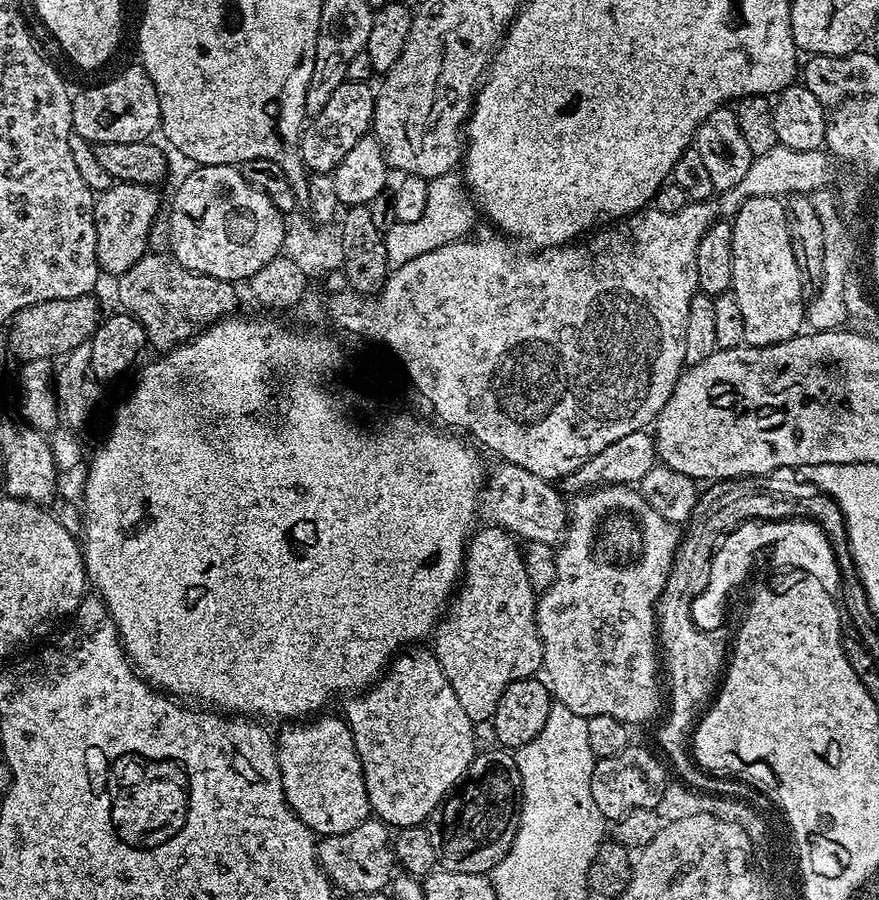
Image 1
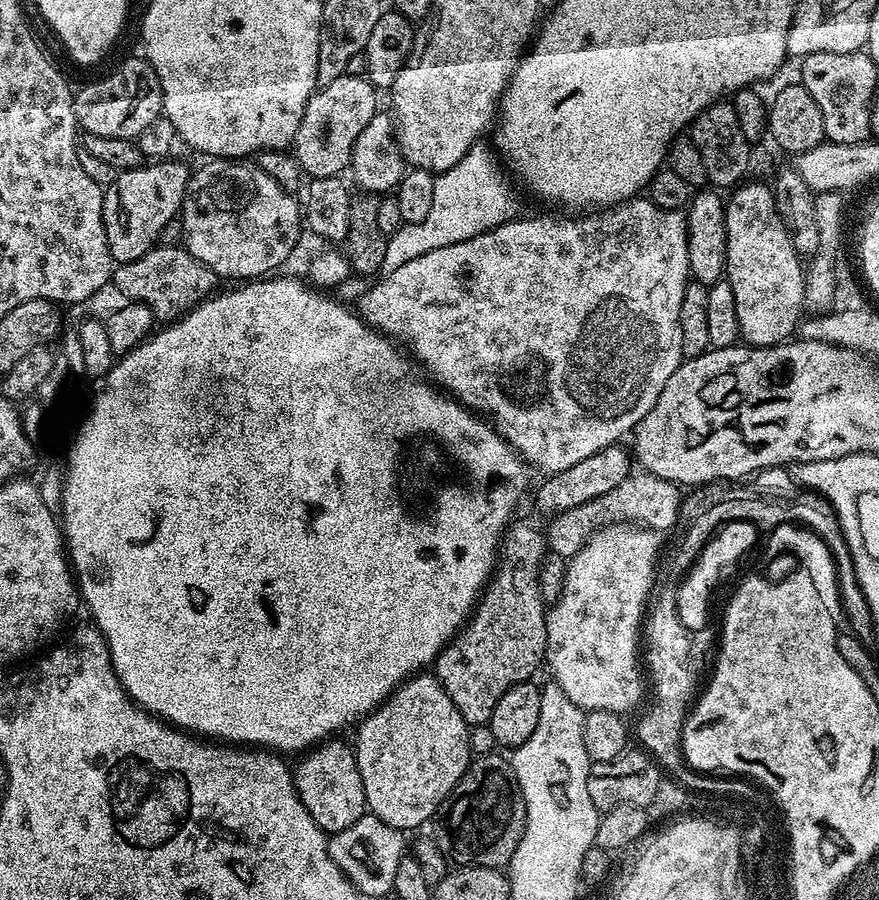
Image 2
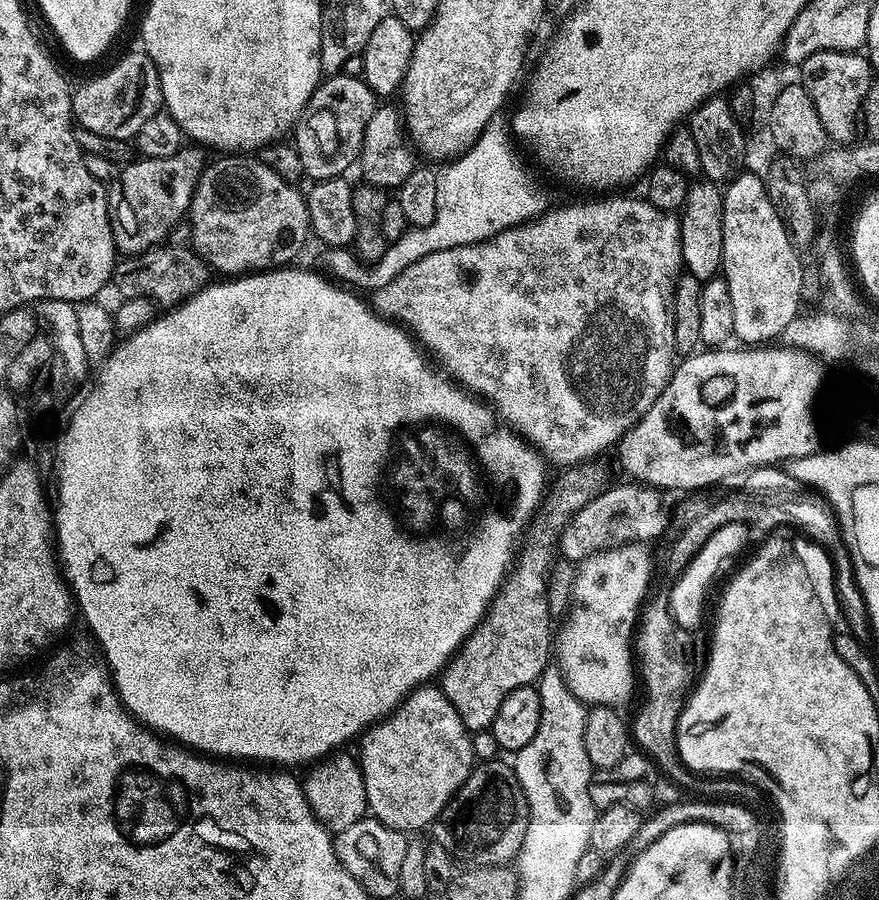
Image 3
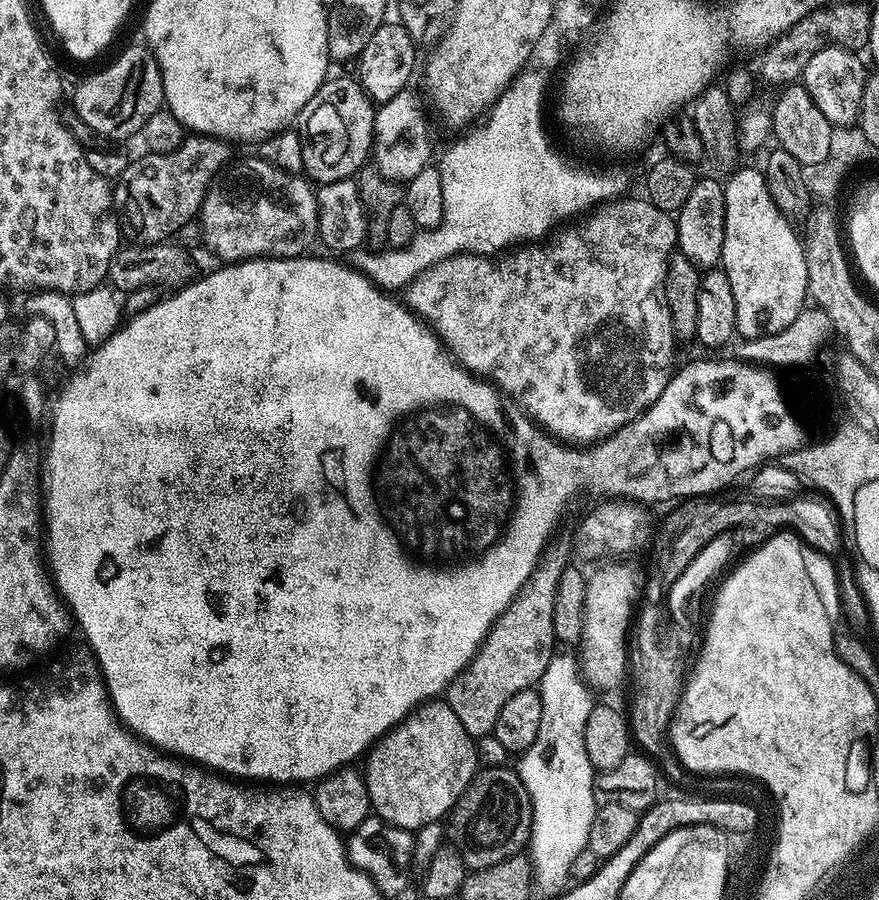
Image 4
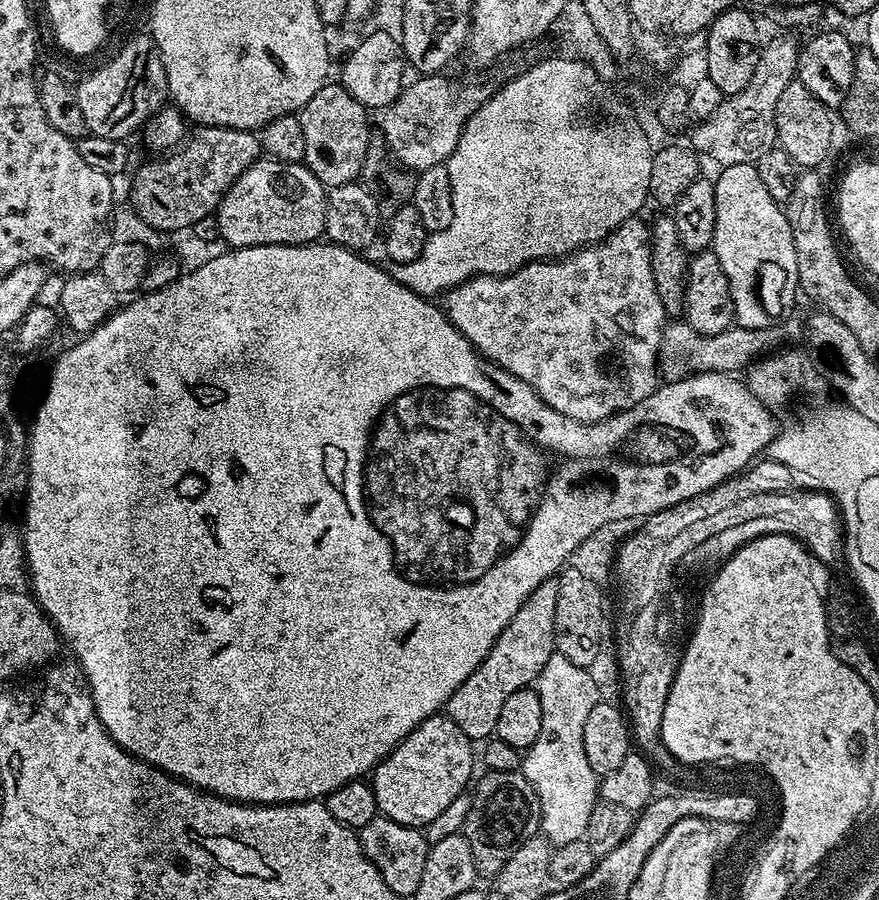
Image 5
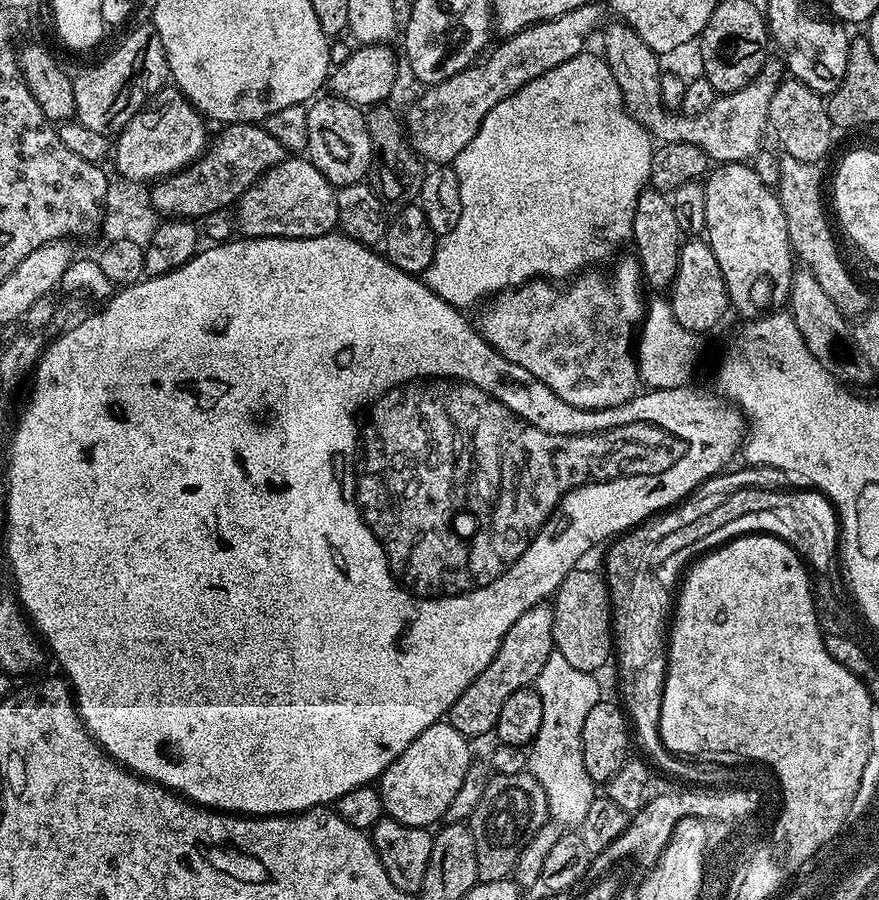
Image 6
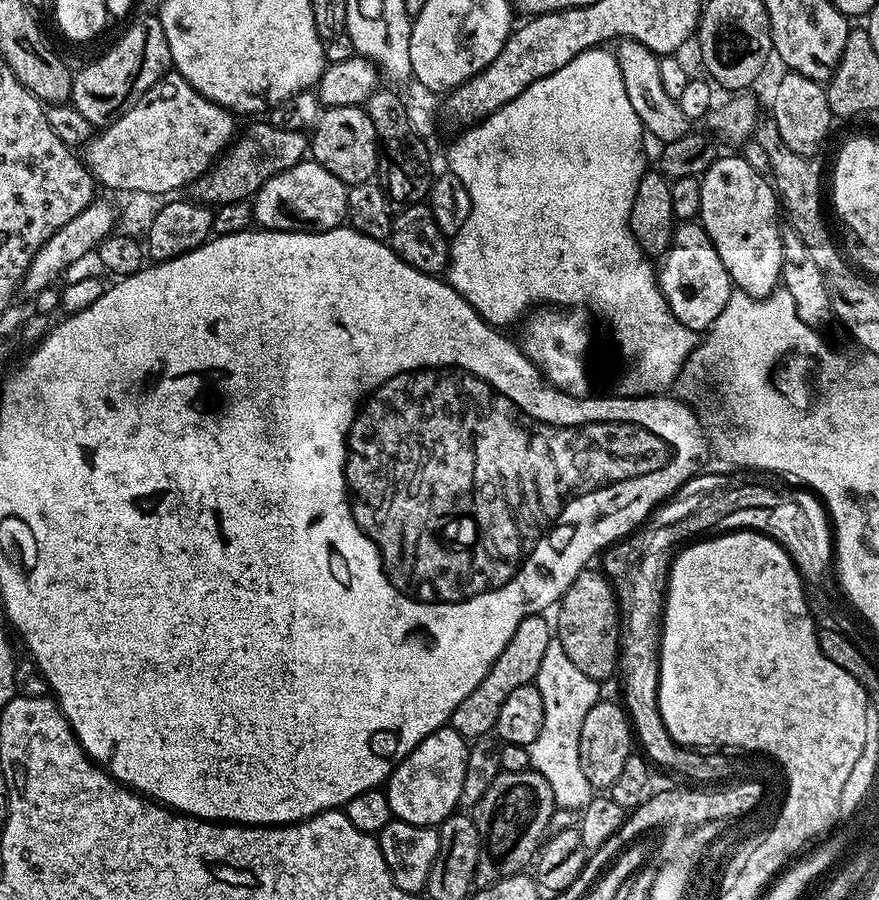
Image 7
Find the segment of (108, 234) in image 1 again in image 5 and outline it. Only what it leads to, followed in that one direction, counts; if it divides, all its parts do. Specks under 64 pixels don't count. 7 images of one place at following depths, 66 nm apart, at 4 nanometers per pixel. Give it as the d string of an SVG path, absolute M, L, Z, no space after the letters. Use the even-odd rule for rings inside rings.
M200 126L197 132L187 137L175 150L148 160L132 176L132 204L136 212L152 228L160 232L180 232L191 229L192 224L215 213L226 190L247 168L261 159L260 137L255 131L247 132L222 126Z

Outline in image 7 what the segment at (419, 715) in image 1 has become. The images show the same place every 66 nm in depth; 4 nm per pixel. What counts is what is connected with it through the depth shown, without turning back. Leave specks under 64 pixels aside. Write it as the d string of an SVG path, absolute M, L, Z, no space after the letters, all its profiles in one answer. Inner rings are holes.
M451 726L439 728L434 734L422 738L422 742L414 746L411 754L392 771L386 781L386 791L393 817L402 822L410 822L414 826L431 828L440 825L447 816L453 815L460 803L462 778L466 778L466 758L469 747L469 741L460 736Z

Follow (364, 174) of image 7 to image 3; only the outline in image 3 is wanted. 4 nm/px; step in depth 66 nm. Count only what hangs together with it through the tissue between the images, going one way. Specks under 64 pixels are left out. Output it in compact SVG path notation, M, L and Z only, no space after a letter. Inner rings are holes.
M332 74L321 82L294 125L298 158L302 158L305 177L312 182L343 177L347 168L359 161L367 123L378 107L377 97L363 78L344 75L348 74Z

